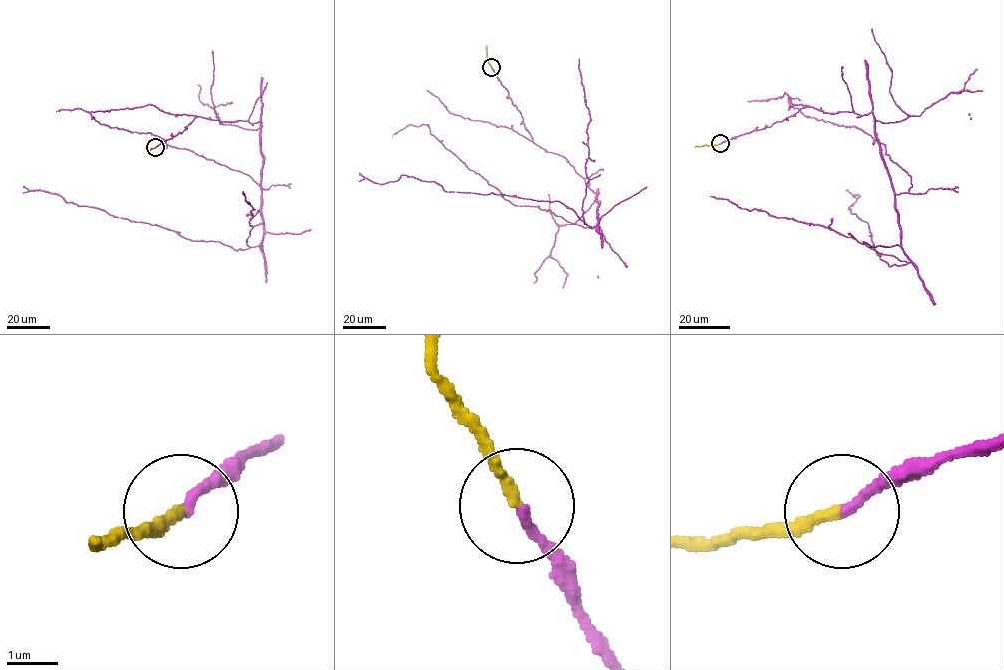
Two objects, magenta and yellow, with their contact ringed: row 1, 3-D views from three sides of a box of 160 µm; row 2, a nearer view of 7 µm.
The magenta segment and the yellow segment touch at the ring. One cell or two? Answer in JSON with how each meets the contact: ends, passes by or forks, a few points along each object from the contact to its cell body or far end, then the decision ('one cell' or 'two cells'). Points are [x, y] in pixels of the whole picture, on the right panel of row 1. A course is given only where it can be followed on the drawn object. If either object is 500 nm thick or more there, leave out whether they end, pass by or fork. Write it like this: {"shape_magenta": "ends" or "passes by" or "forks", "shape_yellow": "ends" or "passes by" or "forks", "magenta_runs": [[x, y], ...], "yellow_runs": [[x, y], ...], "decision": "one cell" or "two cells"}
{"shape_magenta": "ends", "shape_yellow": "ends", "magenta_runs": [[720, 143], [808, 107], [871, 112], [910, 262], [880, 258], [868, 224], [848, 208], [859, 196], [846, 189]], "yellow_runs": [[720, 143], [695, 146]], "decision": "one cell"}

